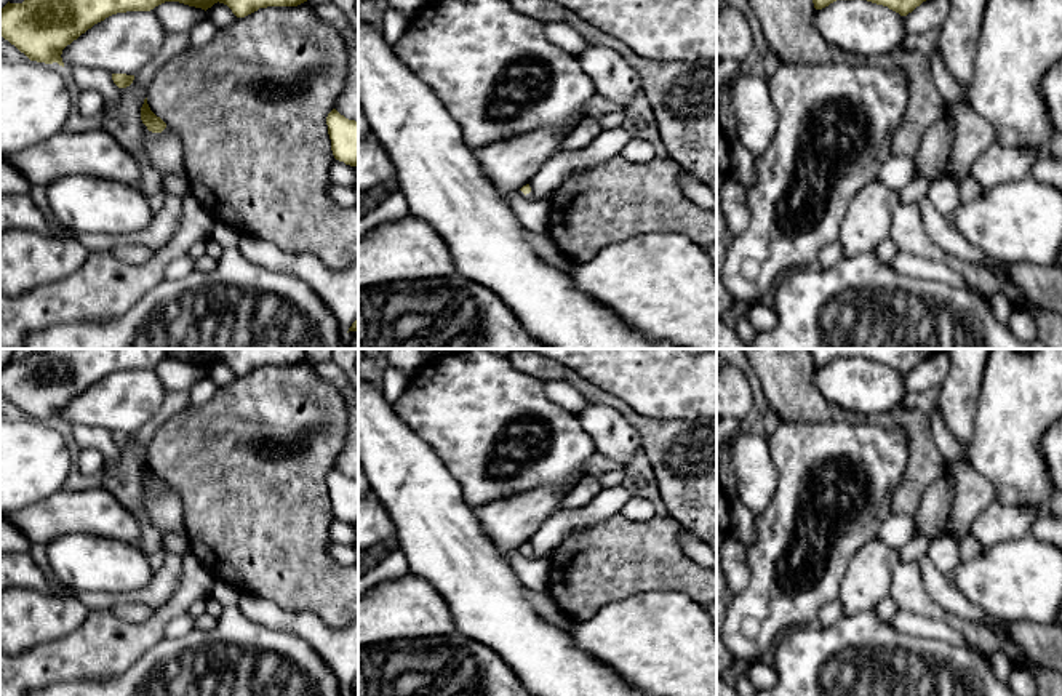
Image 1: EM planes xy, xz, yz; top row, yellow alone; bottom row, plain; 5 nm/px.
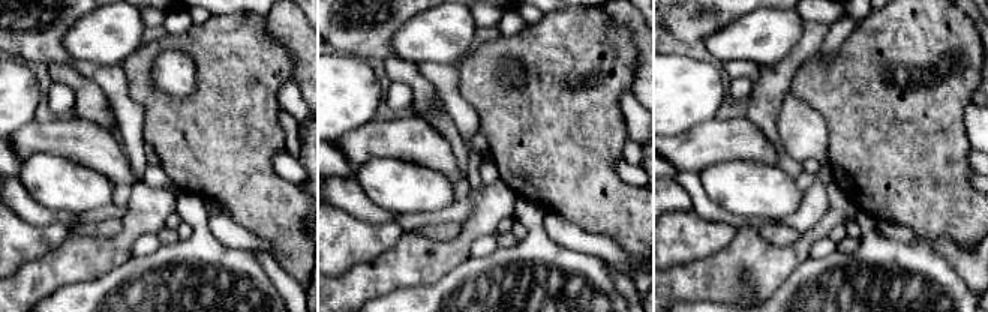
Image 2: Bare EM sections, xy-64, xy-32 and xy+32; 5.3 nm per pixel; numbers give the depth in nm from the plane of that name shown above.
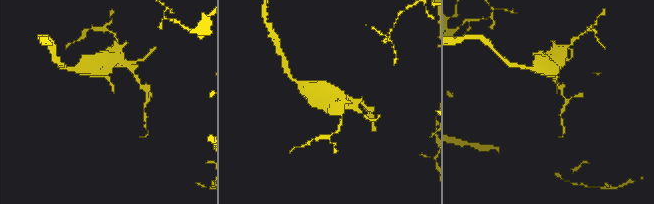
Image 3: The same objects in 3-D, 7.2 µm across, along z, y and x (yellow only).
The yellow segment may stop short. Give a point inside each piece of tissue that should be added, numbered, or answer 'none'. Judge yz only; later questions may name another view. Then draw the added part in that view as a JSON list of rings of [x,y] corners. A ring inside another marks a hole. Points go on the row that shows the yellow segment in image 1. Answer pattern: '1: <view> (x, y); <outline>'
none

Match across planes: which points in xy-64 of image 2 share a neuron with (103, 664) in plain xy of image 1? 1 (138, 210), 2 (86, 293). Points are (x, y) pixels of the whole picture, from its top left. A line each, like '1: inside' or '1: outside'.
1: inside
2: outside

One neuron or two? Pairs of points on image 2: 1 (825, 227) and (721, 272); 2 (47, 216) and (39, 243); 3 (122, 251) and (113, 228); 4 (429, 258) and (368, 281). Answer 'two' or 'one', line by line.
1: one
2: two
3: two
4: one

